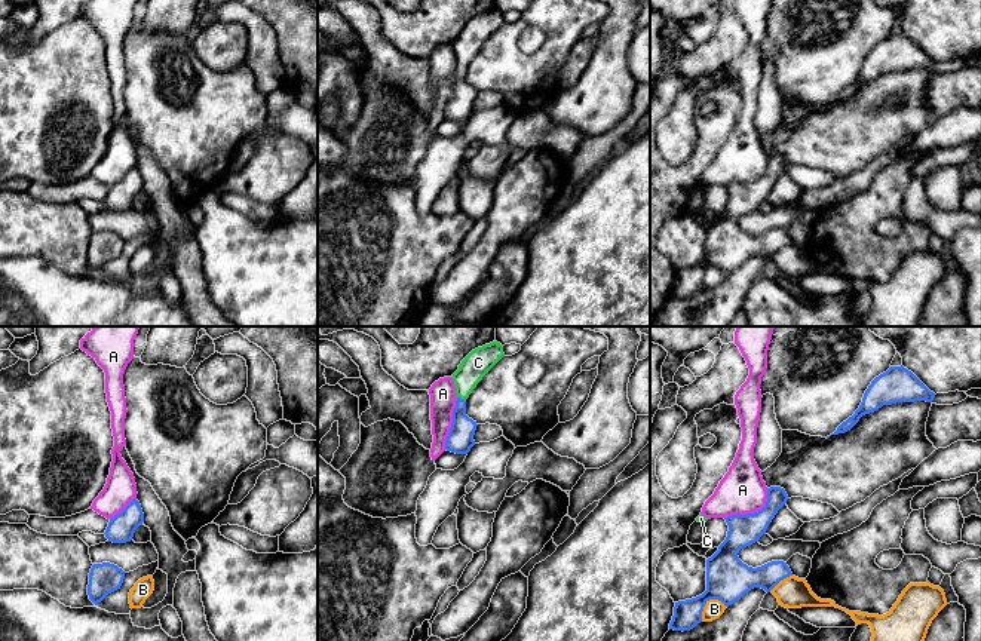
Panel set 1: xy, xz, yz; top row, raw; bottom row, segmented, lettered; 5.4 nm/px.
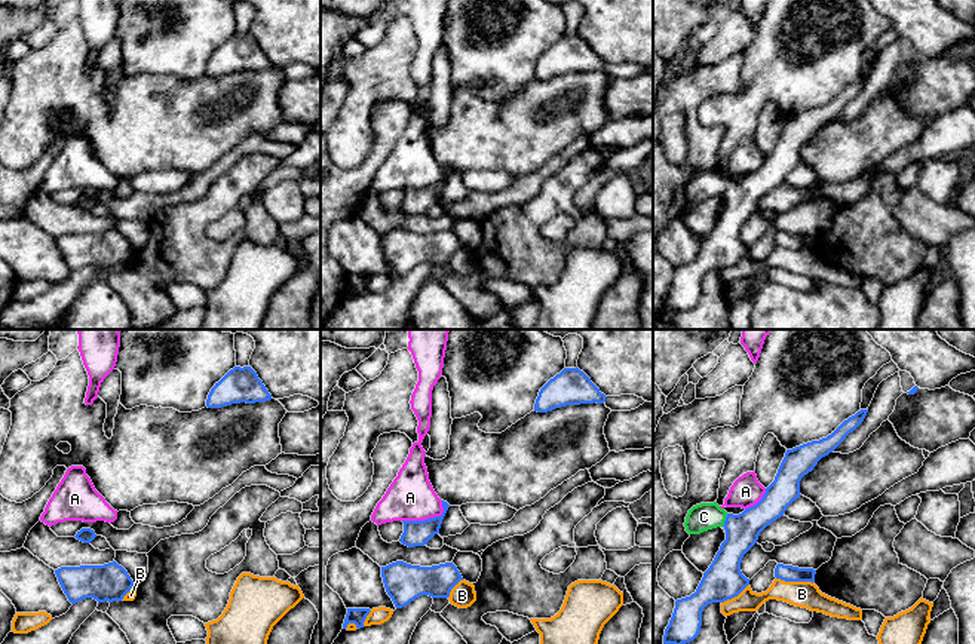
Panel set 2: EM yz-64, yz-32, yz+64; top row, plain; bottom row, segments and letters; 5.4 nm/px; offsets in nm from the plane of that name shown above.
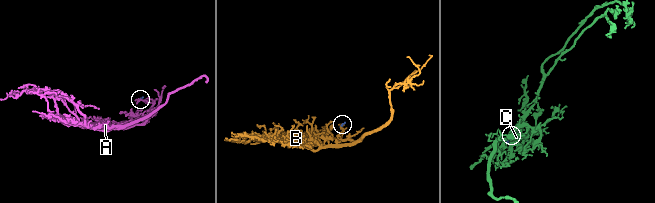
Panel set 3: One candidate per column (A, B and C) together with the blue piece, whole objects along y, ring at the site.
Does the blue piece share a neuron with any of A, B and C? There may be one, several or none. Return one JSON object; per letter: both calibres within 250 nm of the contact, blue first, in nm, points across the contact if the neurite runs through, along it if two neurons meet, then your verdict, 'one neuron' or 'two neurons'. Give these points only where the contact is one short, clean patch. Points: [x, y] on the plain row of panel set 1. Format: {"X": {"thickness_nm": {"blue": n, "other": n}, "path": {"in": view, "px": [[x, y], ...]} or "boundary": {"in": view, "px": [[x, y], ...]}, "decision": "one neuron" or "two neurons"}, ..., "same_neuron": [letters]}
{"A": {"thickness_nm": {"blue": 170, "other": 260}, "decision": "two neurons"}, "B": {"thickness_nm": {"blue": 240, "other": 100}, "decision": "two neurons"}, "C": {"thickness_nm": {"blue": 140, "other": 150}, "path": {"in": "xz", "px": [[460, 107], [462, 67], [465, 46], [478, 30]]}, "decision": "one neuron"}, "same_neuron": ["C"]}

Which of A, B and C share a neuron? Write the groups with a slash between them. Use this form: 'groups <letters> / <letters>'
groups A / B / C

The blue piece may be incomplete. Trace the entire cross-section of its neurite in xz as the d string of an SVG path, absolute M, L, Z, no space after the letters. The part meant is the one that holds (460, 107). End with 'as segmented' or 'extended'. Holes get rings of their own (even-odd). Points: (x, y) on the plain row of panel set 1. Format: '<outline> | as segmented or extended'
M497 9L472 18L453 42L456 53L456 76L453 91L445 108L445 117L456 122L467 122L475 113L476 89L466 83L466 67L482 45L505 24L503 13Z | extended

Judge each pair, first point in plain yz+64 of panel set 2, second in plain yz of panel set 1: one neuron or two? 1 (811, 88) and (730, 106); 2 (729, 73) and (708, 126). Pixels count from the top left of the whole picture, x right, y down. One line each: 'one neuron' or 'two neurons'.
1: two neurons
2: one neuron

